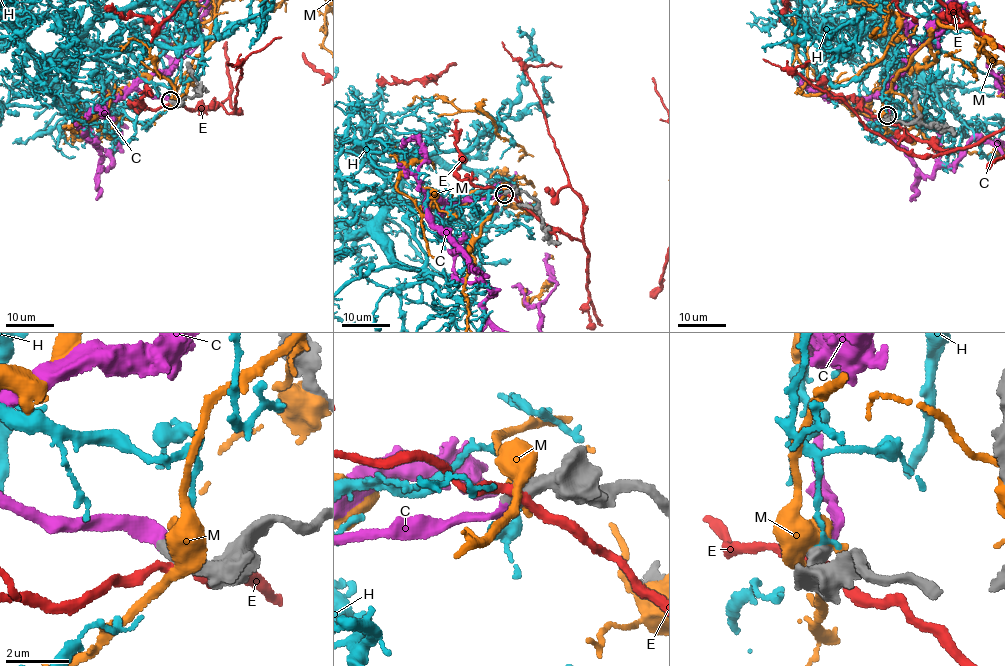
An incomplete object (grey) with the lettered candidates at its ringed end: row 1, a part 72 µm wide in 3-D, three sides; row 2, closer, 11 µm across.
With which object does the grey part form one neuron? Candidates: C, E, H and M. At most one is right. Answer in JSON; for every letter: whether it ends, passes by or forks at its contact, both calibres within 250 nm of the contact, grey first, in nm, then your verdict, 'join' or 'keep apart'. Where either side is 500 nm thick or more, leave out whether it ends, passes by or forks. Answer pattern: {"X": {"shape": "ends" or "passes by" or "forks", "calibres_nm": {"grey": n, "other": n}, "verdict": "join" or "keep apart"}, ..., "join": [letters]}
{"C": {"calibres_nm": {"grey": 600, "other": 400}, "verdict": "join"}, "E": {"calibres_nm": {"grey": 700, "other": 280}, "verdict": "keep apart"}, "H": {"calibres_nm": {"grey": 700, "other": 170}, "verdict": "keep apart"}, "M": {"calibres_nm": {"grey": 700, "other": 600}, "verdict": "keep apart"}, "join": ["C"]}

